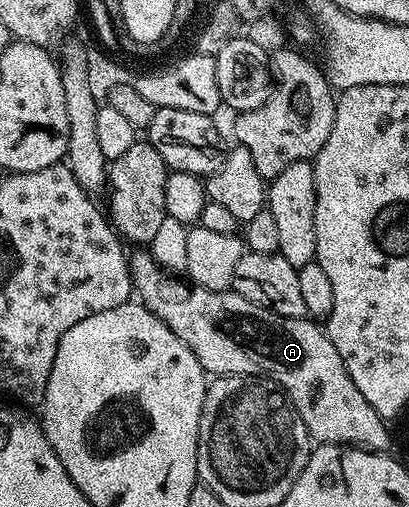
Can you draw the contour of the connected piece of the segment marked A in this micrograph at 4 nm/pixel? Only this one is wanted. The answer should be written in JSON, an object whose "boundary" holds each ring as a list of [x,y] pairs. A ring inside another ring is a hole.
{"boundary":[[[151,250],[133,251],[136,252],[131,252],[130,255],[132,286],[139,302],[148,307],[150,313],[159,317],[191,349],[194,357],[198,357],[198,361],[204,366],[205,372],[216,377],[221,375],[267,377],[286,392],[292,406],[302,417],[309,435],[317,444],[352,445],[357,441],[364,441],[360,439],[387,437],[389,424],[376,412],[374,405],[370,405],[370,401],[362,397],[338,349],[334,349],[334,341],[330,341],[327,330],[319,322],[308,317],[291,319],[288,316],[280,316],[270,308],[240,296],[233,289],[226,291],[211,291],[205,287],[193,289],[183,278],[180,280],[175,274],[165,271],[153,257]]]}

